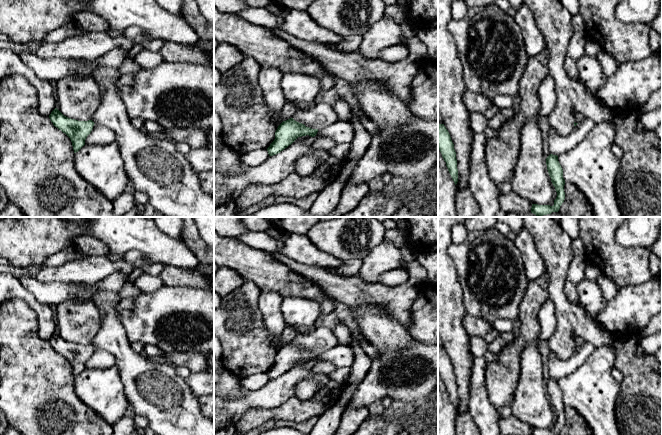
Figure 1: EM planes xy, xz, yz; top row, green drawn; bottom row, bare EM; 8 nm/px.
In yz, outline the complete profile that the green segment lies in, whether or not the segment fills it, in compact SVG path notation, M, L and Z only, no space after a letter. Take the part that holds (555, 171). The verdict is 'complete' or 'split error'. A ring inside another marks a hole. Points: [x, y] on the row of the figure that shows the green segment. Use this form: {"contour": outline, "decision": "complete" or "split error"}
{"contour": "M550 154L546 158L546 165L551 182L557 192L557 197L554 200L553 206L532 204L531 213L535 214L537 217L551 214L552 212L558 212L565 199L565 180L563 178L563 169L558 161L558 156Z", "decision": "complete"}

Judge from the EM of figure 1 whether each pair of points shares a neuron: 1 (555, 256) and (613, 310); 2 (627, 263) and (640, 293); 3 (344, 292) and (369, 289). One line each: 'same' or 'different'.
1: different
2: different
3: same

